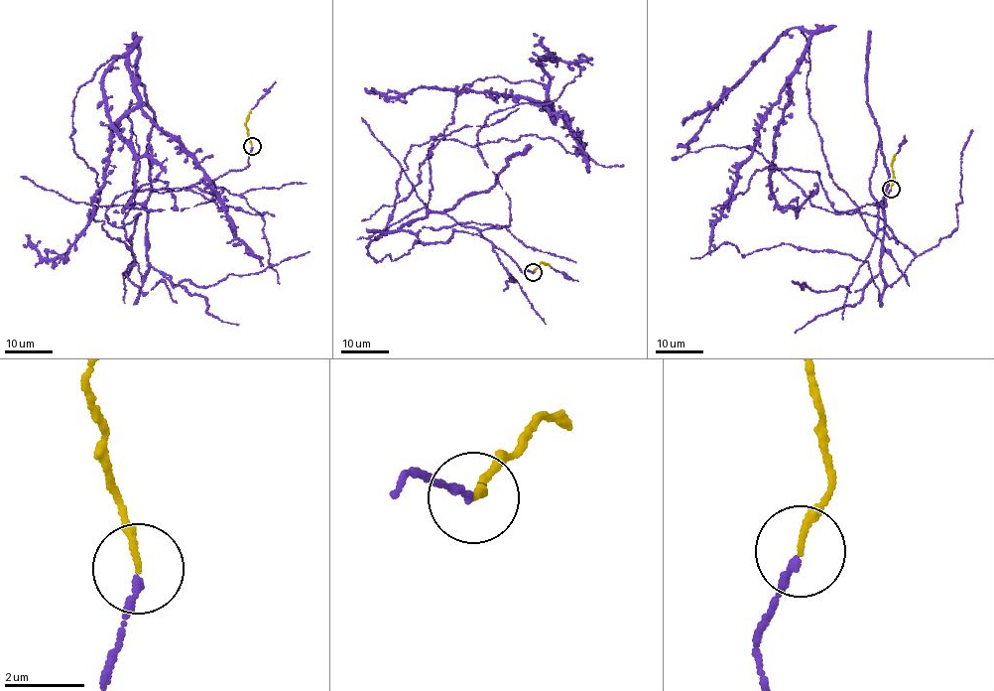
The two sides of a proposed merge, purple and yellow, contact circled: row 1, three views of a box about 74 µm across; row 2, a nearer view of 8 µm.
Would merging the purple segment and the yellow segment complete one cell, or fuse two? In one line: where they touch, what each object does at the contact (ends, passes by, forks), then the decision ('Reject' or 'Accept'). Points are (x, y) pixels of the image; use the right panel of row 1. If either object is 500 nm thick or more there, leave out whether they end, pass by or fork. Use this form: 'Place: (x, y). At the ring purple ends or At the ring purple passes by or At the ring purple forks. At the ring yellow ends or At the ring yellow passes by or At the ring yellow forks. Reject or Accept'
Place: (891, 189). At the ring purple ends. At the ring yellow ends. Accept

